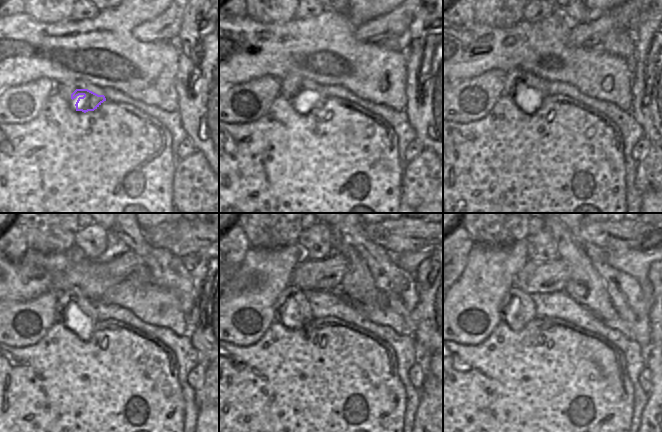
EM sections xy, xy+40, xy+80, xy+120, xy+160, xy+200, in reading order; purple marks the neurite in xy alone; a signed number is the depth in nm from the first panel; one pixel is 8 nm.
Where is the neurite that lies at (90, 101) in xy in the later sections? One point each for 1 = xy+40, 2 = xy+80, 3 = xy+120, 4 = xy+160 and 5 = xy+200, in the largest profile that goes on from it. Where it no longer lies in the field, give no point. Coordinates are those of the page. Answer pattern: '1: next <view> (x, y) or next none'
1: next xy+40 (307, 102)
2: next xy+80 (520, 90)
3: next xy+120 (68, 312)
4: next xy+160 (292, 309)
5: next xy+200 (517, 309)

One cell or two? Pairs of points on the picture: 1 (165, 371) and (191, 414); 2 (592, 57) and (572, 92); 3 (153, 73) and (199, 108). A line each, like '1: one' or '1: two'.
1: two
2: two
3: two

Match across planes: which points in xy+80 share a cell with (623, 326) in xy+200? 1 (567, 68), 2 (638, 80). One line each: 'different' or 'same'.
1: same
2: different

